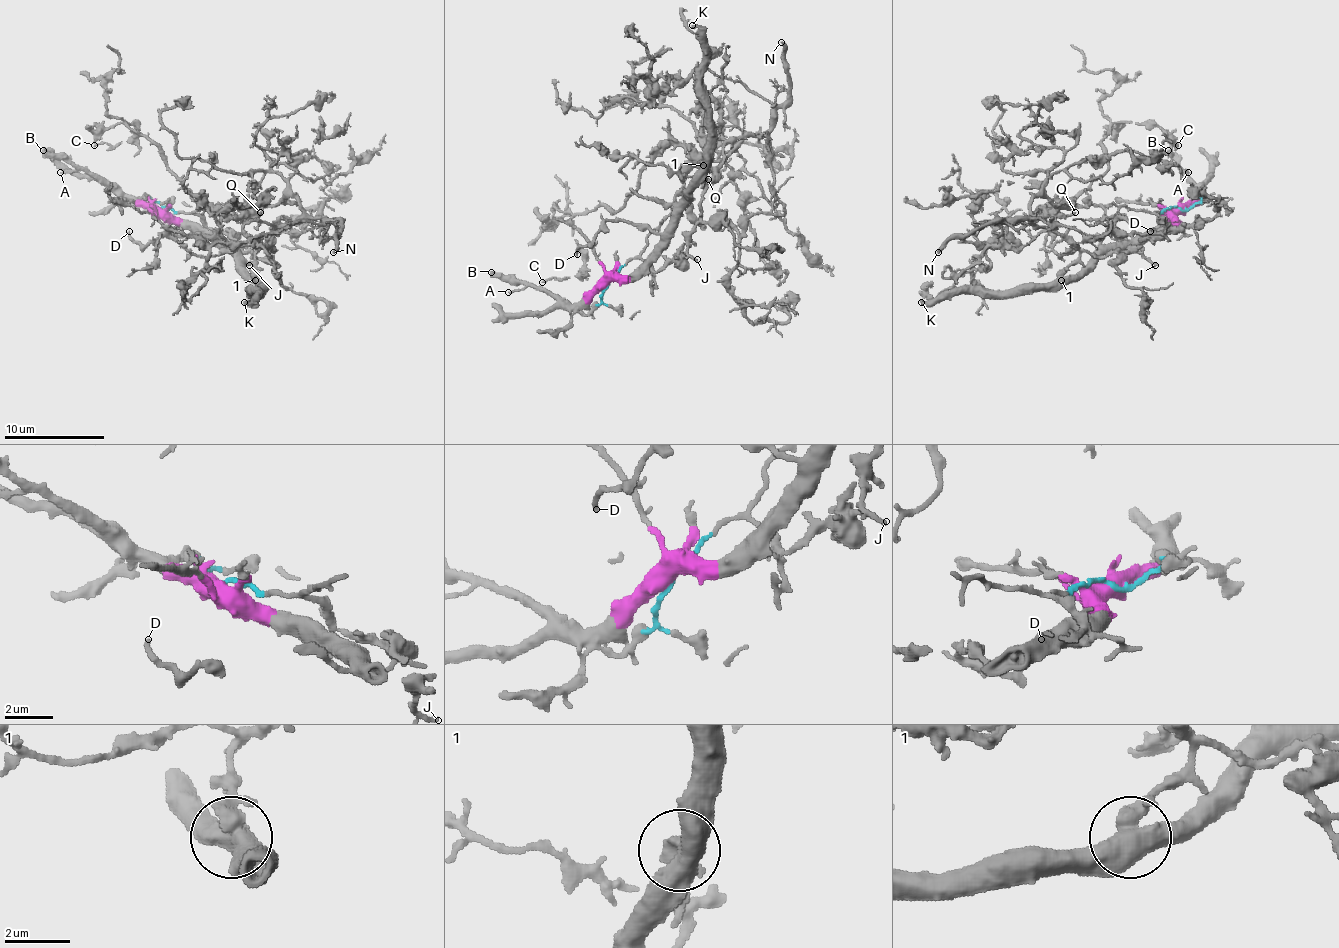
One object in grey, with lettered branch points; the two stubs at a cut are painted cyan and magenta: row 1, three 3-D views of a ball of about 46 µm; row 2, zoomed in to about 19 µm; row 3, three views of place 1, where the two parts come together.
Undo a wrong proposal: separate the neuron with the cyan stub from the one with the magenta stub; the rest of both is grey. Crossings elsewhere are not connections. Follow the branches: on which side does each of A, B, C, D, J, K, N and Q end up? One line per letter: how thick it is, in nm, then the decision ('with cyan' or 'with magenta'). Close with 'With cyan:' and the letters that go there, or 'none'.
A: 190 nm thick; with magenta
B: 440 nm thick; with magenta
C: 160 nm thick; with cyan
D: 190 nm thick; with magenta
J: 190 nm thick; with cyan
K: 280 nm thick; with magenta
N: 280 nm thick; with cyan
Q: 160 nm thick; with cyan
With cyan: C, J, N, Q

